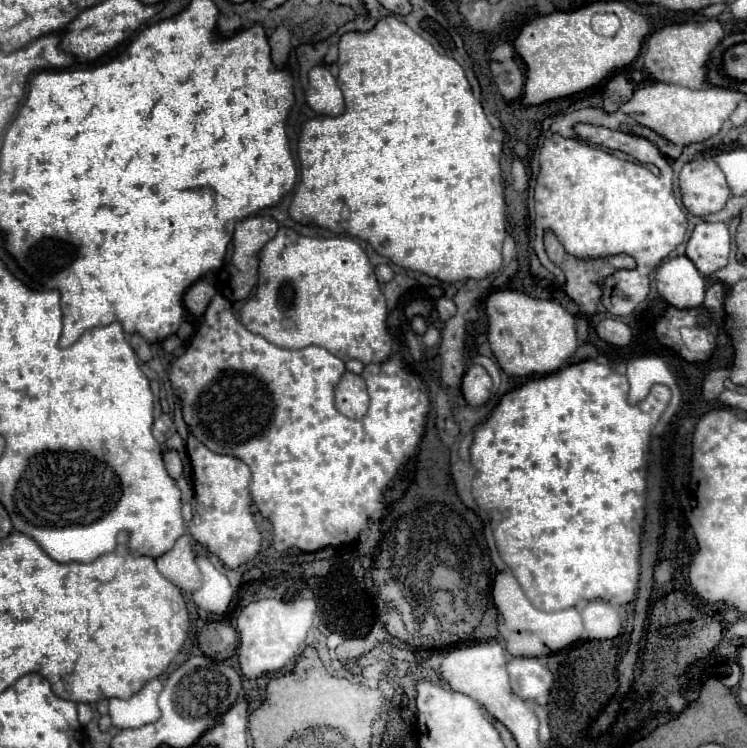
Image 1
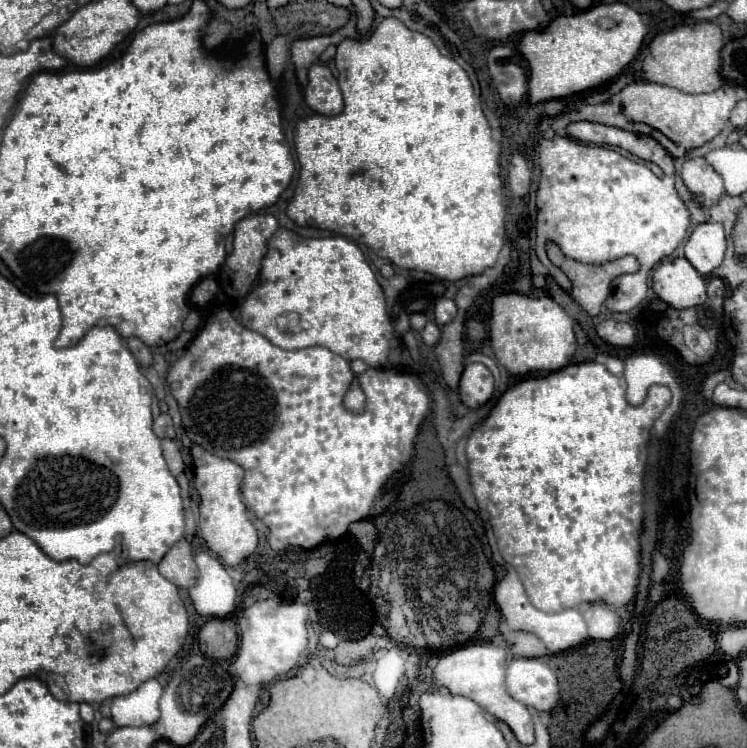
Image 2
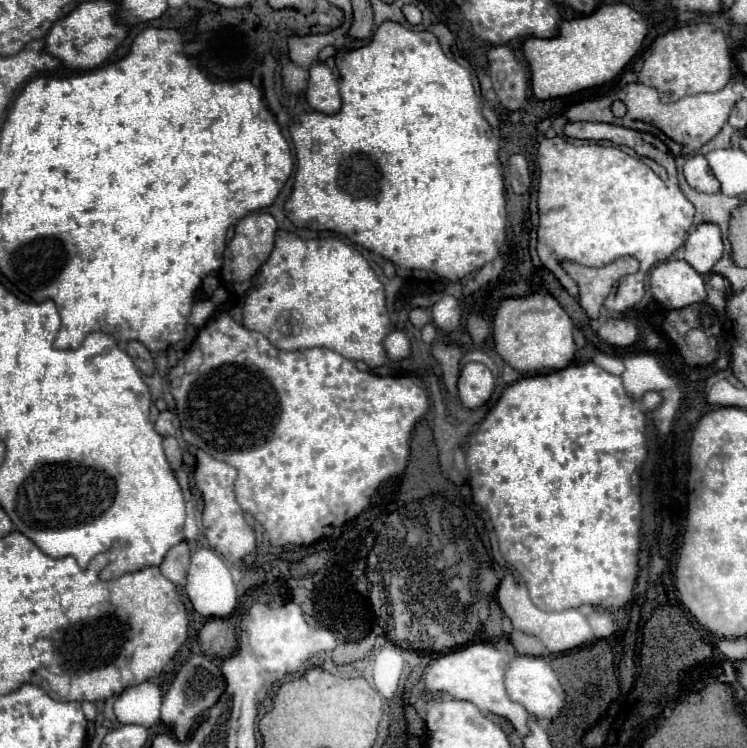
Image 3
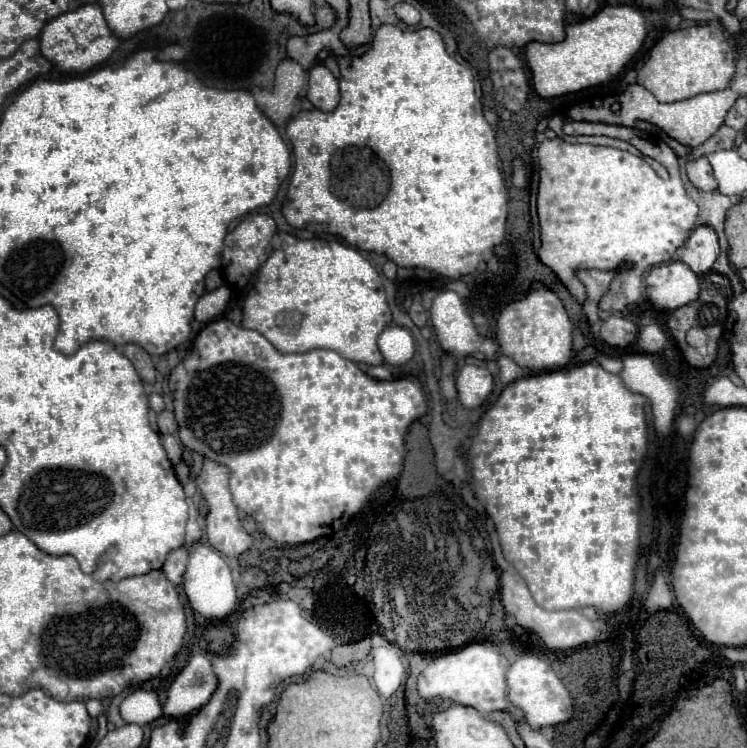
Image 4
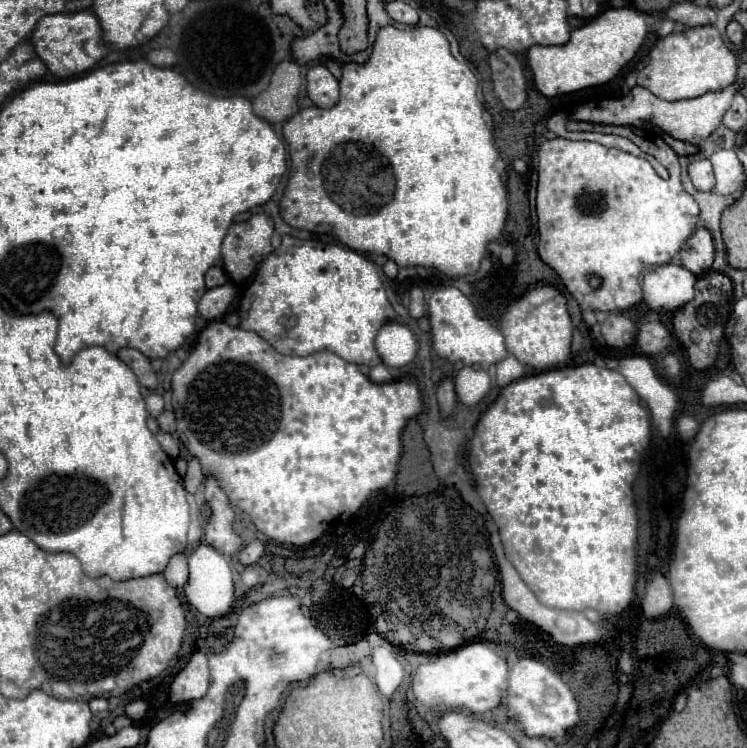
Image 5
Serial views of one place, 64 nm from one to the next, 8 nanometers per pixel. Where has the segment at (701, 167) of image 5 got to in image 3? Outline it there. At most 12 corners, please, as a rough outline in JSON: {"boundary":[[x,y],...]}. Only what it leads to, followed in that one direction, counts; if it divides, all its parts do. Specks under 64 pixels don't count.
{"boundary":[[700,154],[686,160],[686,182],[698,192],[720,192],[708,160]]}

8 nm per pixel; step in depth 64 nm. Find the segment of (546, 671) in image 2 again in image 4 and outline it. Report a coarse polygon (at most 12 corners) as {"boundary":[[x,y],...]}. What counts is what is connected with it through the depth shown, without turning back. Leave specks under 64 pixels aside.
{"boundary":[[522,654],[508,700],[532,730],[572,718],[570,692],[546,660]]}

